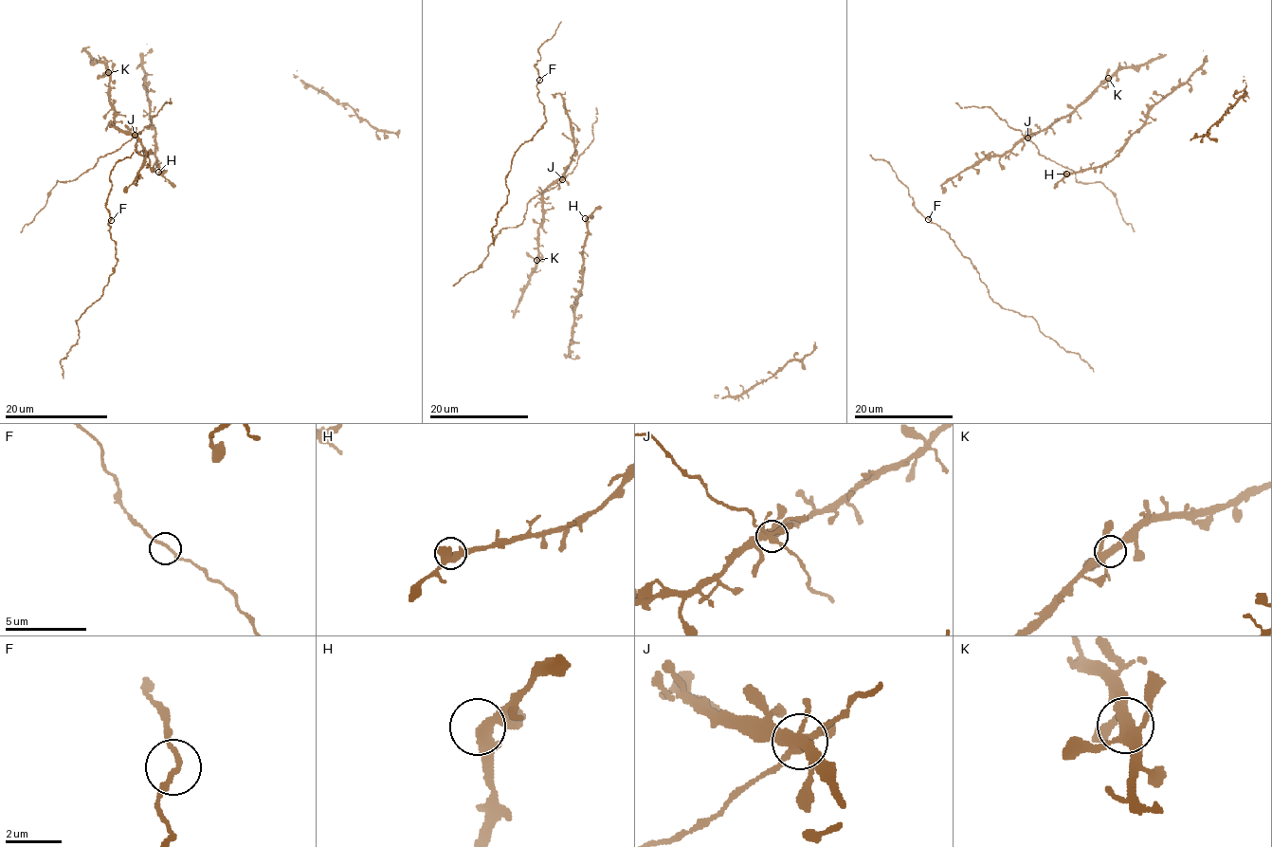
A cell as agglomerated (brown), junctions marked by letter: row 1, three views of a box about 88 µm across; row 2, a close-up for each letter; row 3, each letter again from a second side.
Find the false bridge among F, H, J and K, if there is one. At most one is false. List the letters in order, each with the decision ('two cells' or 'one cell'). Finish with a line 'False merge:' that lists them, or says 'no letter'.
F: one cell
H: one cell
J: one cell
K: one cell
False merge: no letter

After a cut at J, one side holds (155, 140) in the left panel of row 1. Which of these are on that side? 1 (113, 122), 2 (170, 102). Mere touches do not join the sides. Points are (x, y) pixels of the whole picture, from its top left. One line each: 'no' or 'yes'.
1: yes
2: no

